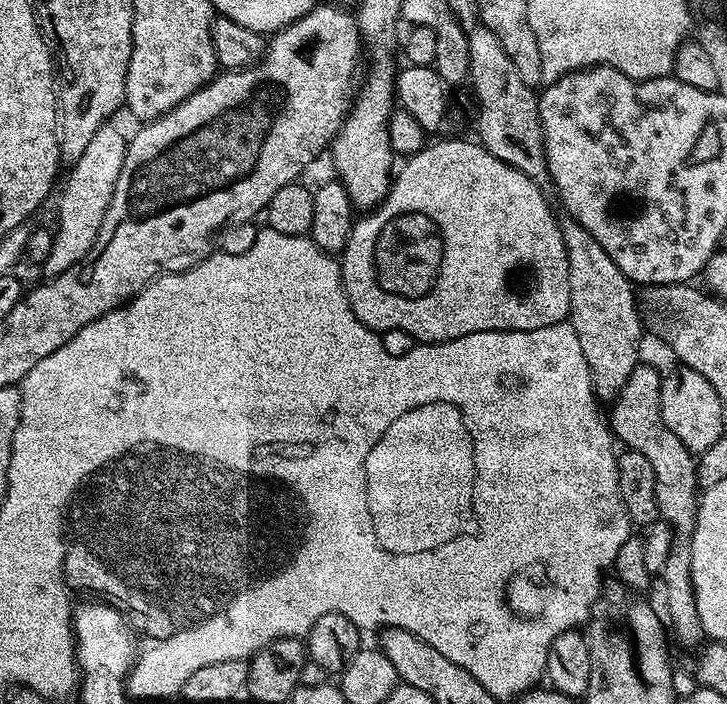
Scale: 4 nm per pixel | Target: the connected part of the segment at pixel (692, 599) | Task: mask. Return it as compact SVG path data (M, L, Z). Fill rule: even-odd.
M647 362L637 364L630 378L626 378L626 386L622 386L611 405L610 431L621 445L624 443L625 449L650 458L660 519L672 527L672 549L666 558L666 566L658 574L659 579L664 579L664 604L668 607L668 616L672 619L677 638L688 644L699 645L705 635L696 605L696 588L692 584L692 539L700 505L696 456L689 448L682 446L678 434L674 434L674 430L662 422L661 383L661 373L656 373Z

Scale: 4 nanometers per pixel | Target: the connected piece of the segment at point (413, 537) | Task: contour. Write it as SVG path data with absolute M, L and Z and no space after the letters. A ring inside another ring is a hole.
M436 396L436 400L424 400L424 404L412 404L412 408L404 408L400 416L392 416L392 420L388 420L384 428L380 428L380 436L372 440L374 452L392 452L392 464L400 464L400 528L396 528L396 532L400 532L400 552L420 552L420 548L432 548L432 544L440 544L440 540L448 540L448 536L456 536L456 532L464 528L464 520L468 520L468 492L472 492L472 448L468 448L468 436L464 436L464 424L460 424L462 414L468 414L464 412L464 404L456 404L456 400L448 400L448 396Z

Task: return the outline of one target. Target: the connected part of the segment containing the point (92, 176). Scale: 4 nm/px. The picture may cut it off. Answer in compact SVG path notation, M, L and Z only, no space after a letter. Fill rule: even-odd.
M115 123L103 124L90 138L90 143L86 146L86 154L78 158L67 169L68 181L64 184L64 189L60 192L60 217L56 220L52 233L52 245L49 254L42 261L44 276L51 278L70 270L94 246L98 238L98 230L102 230L102 222L106 218L106 210L114 198L114 186L118 186L118 174L122 174L122 166L126 162L126 150L128 140L118 129Z

